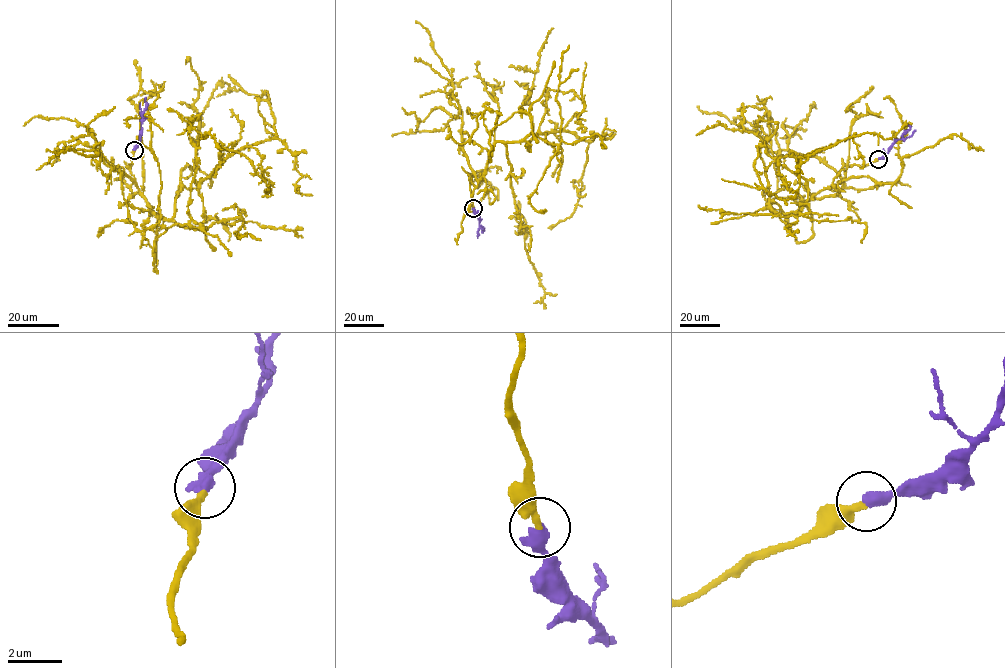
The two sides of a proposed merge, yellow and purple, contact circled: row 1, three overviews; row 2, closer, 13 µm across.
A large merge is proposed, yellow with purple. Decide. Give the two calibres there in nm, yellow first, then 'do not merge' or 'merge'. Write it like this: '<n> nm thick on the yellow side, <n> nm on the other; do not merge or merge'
240 nm thick on the yellow side, 500 nm on the other; merge

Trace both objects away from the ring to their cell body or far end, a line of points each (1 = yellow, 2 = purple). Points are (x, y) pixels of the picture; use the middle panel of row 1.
1: (474, 208), (471, 175), (495, 142), (573, 132), (588, 142), (580, 197), (548, 228)
2: (474, 208), (482, 230)

